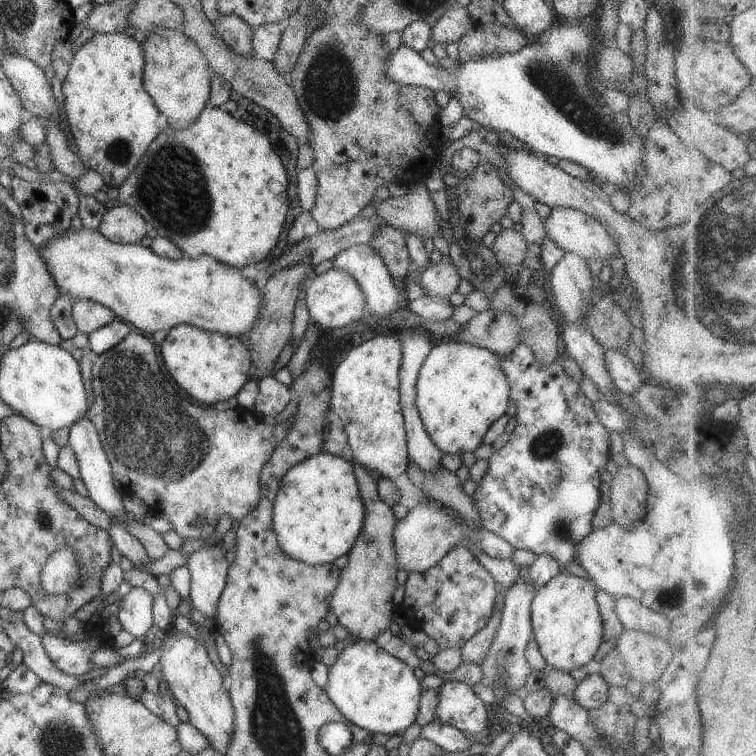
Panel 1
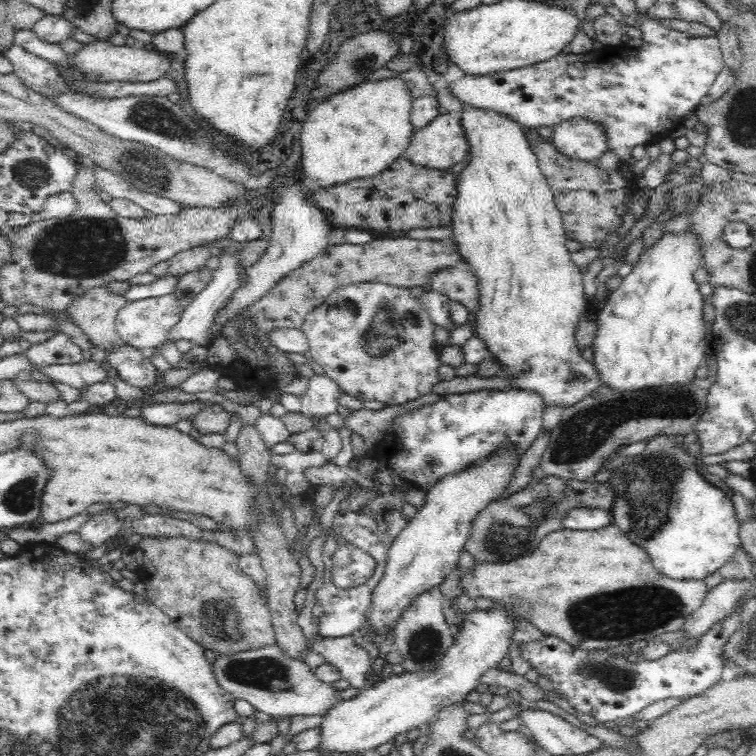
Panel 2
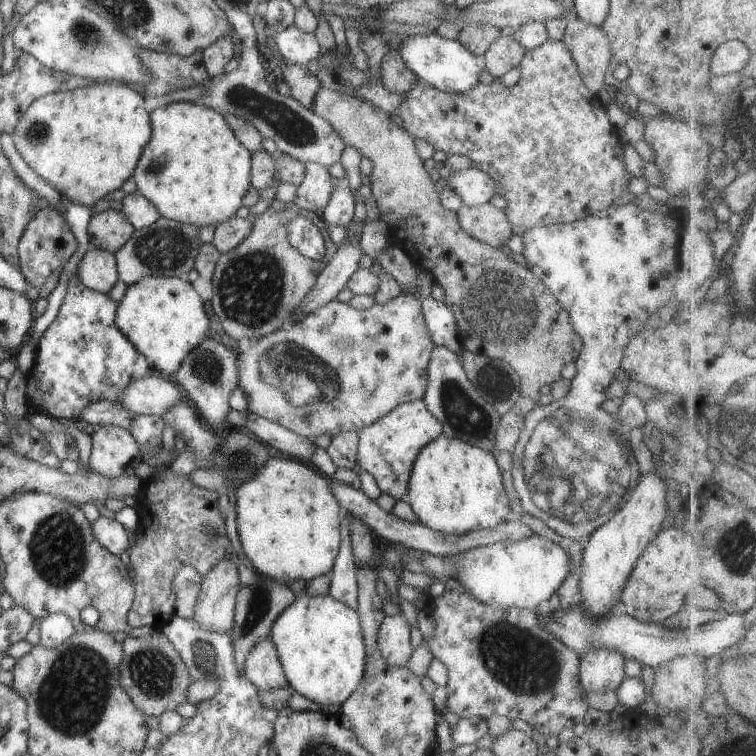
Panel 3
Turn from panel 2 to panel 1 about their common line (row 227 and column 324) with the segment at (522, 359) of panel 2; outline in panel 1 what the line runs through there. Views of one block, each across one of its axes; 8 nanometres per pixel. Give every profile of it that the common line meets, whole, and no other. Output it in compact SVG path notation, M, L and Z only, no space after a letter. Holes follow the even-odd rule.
M320 451L288 468L273 500L271 528L287 558L310 565L329 564L353 546L365 508L348 458Z

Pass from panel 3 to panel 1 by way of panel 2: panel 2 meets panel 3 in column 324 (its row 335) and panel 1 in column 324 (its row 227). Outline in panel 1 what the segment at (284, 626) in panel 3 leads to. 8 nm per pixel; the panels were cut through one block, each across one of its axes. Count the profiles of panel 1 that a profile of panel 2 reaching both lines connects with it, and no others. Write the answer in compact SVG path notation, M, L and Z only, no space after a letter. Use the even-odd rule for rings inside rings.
M355 640L345 646L327 668L327 679L322 688L331 704L352 724L373 734L401 734L415 722L419 708L419 681L413 670L400 659L378 647L373 640Z

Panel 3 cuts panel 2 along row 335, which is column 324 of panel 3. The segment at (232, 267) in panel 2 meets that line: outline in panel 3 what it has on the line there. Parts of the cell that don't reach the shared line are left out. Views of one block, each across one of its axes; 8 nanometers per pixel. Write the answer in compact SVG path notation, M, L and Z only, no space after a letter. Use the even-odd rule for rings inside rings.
M307 162L304 165L304 178L298 184L292 201L300 209L321 217L333 190L331 178L327 169L320 164Z

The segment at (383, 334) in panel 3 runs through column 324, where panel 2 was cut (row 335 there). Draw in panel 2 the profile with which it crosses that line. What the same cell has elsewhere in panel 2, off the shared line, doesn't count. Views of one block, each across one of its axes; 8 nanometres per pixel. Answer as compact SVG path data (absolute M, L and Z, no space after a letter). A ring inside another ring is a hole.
M356 282L340 286L332 290L332 294L324 298L320 306L316 306L306 315L300 329L308 339L307 354L322 366L325 375L338 384L342 393L360 400L377 400L387 406L404 405L432 393L434 386L440 381L437 370L441 360L434 345L435 326L428 318L421 300L412 297L410 289L385 282ZM344 302L350 302L356 309L356 322L352 330L336 330L326 319L330 306L340 306Z

